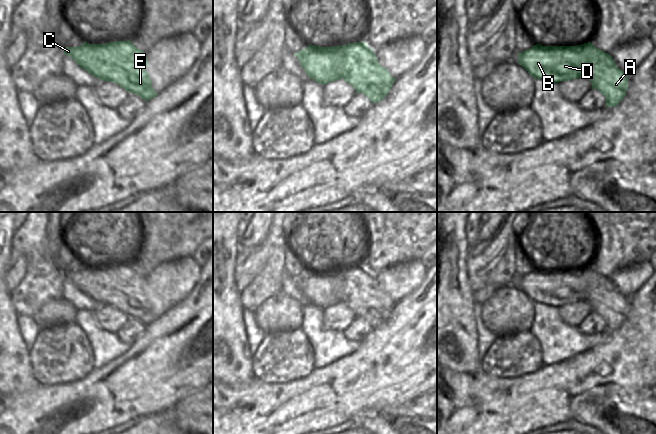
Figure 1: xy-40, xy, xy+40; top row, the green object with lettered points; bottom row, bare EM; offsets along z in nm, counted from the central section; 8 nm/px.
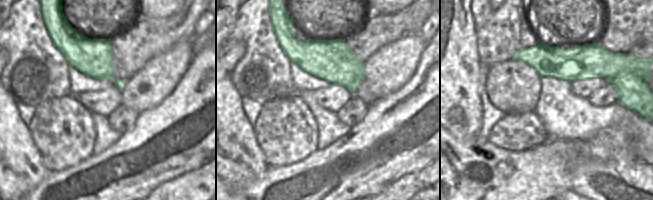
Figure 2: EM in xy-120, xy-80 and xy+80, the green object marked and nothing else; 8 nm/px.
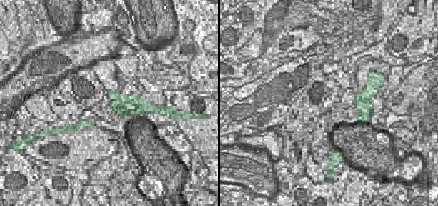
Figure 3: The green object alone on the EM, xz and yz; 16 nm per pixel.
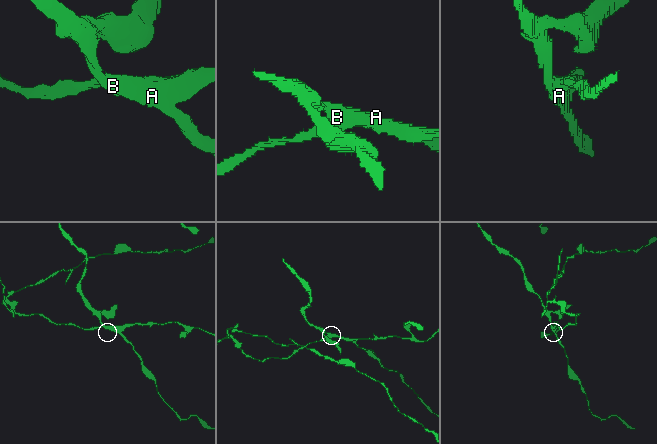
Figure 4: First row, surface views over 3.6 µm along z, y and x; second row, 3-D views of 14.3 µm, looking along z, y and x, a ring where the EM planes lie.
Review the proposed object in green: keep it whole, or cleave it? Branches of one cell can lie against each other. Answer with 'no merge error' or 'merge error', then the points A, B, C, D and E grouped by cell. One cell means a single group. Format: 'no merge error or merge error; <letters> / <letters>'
merge error; A C E / B D

